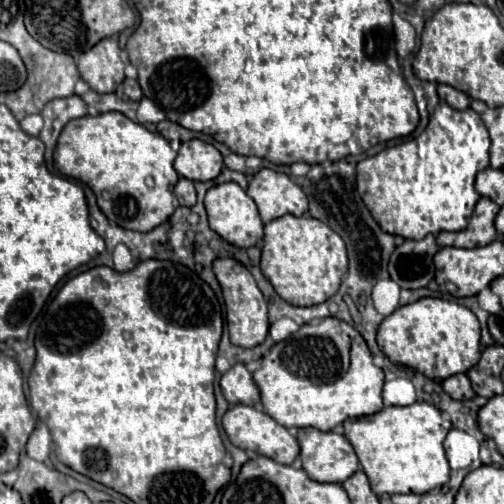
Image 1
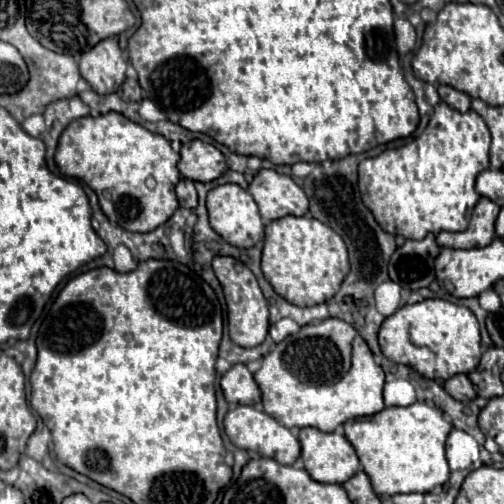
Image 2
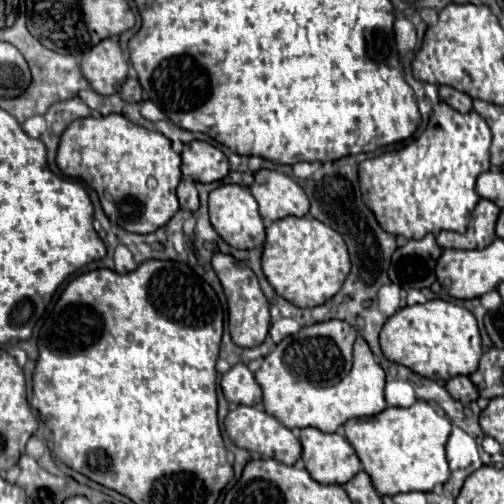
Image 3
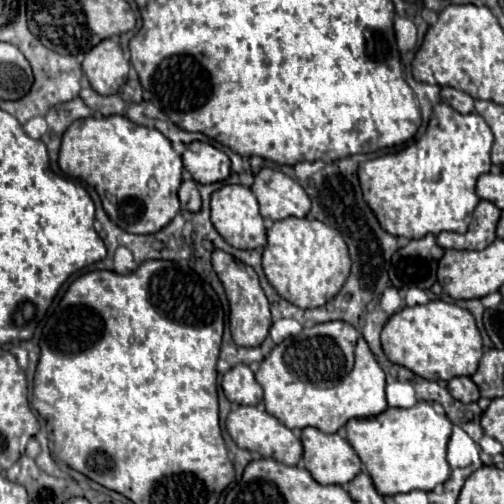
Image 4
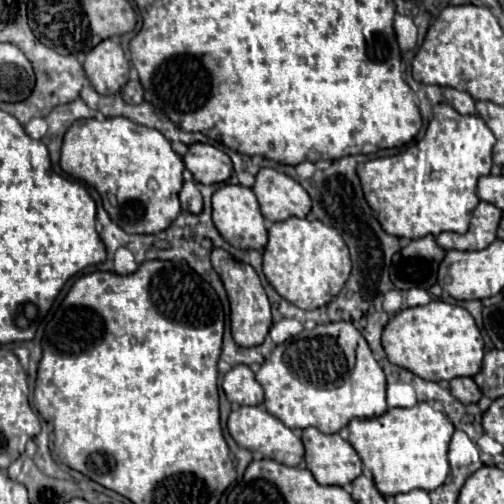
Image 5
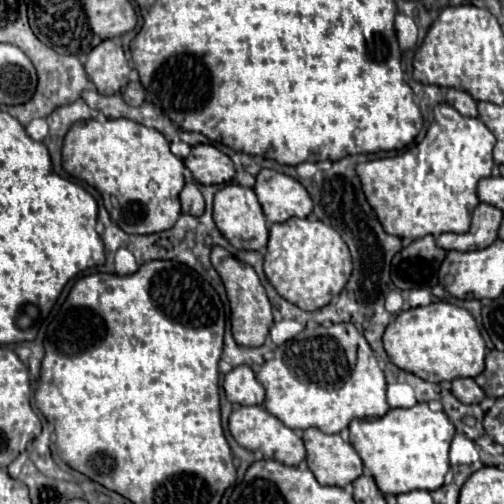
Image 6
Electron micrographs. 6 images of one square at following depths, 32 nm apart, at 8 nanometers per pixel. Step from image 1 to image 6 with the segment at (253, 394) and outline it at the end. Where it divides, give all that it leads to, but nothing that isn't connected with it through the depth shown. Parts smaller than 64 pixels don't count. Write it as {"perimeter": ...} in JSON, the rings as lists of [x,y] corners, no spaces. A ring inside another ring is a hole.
{"perimeter":[[[236,366],[224,376],[222,384],[226,398],[232,404],[262,404],[264,388],[256,380],[256,374],[250,366]]]}

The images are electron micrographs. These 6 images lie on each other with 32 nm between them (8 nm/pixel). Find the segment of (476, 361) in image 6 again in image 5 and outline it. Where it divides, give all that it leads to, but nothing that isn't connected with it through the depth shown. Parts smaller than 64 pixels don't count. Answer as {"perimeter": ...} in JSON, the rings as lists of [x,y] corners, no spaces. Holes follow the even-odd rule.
{"perimeter":[[[442,300],[398,312],[382,332],[382,346],[392,364],[432,382],[474,376],[484,356],[484,340],[472,314],[466,308]]]}

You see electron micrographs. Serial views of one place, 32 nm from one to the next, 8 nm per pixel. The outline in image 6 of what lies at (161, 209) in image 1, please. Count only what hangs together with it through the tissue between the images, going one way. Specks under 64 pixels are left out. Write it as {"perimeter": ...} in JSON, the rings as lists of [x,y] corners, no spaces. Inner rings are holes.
{"perimeter":[[[116,118],[116,120],[106,120],[106,122],[98,122],[98,120],[76,122],[64,138],[62,168],[72,178],[78,178],[94,186],[102,194],[106,210],[126,234],[164,232],[172,228],[172,224],[180,216],[178,194],[184,188],[184,162],[172,154],[168,140],[154,128],[146,128],[126,118]]]}

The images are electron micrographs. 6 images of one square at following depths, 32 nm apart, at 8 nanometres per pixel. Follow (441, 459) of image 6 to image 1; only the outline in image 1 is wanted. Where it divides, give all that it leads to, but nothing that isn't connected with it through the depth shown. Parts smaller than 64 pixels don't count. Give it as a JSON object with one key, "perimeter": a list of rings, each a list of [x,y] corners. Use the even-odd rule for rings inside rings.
{"perimeter":[[[414,402],[412,406],[388,406],[372,416],[346,420],[344,436],[354,446],[374,494],[426,494],[450,478],[444,454],[444,438],[450,428],[450,420],[438,408],[428,402]]]}

